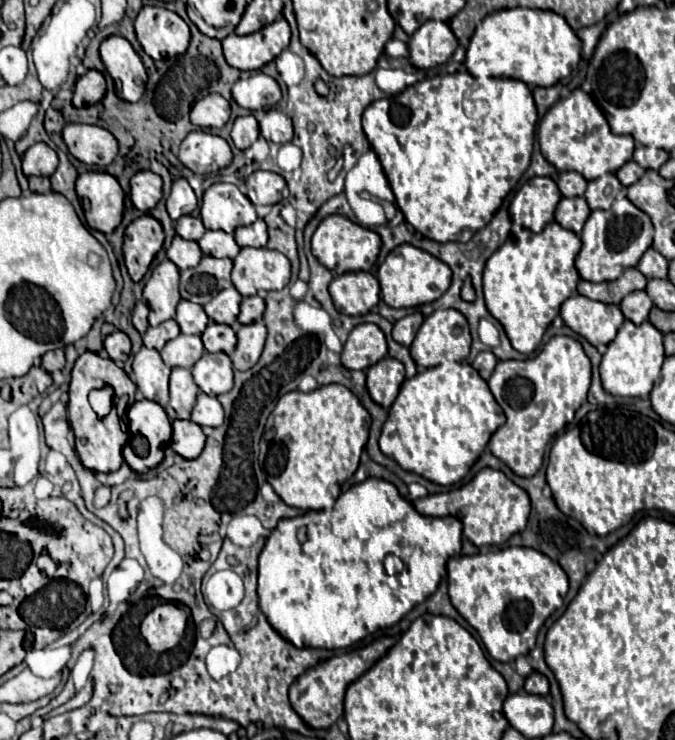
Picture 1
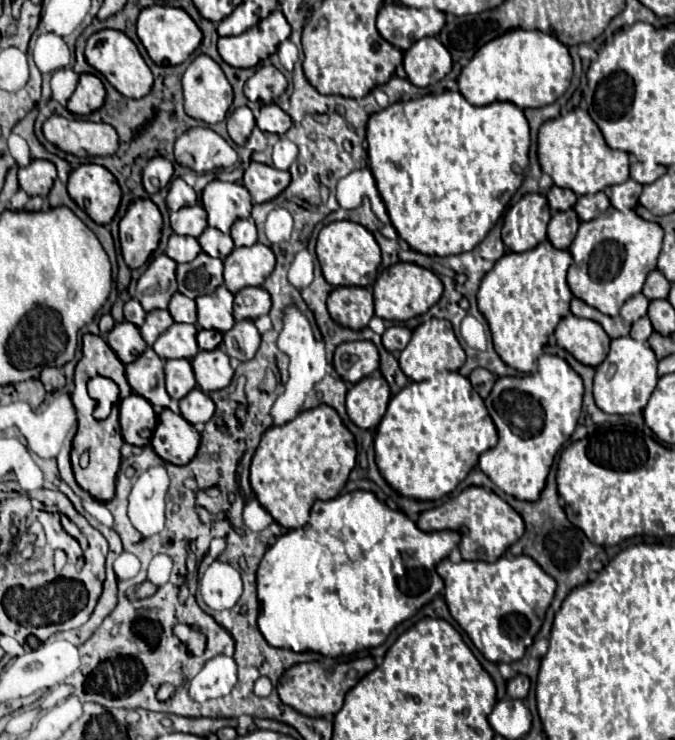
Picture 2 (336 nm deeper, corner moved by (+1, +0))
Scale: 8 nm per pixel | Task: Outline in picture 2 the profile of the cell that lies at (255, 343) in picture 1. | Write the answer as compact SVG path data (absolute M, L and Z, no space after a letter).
M241 320L241 322L235 322L235 326L229 332L223 334L223 344L225 344L227 356L247 362L257 354L261 336L253 320Z

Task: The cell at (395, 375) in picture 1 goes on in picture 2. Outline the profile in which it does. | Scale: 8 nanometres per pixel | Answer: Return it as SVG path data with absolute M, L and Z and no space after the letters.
M367 376L347 392L347 414L359 428L377 428L391 398L383 376Z

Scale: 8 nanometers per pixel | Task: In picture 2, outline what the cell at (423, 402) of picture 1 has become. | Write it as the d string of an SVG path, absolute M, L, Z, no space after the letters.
M441 372L433 380L409 382L399 390L377 428L375 458L383 478L403 496L437 500L453 492L477 464L479 454L497 444L497 428L469 378Z

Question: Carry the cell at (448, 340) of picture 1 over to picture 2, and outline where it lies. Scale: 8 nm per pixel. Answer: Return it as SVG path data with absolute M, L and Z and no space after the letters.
M431 318L427 322L423 322L411 336L411 342L407 344L407 348L399 354L399 366L401 370L415 382L425 380L427 372L455 372L463 366L465 362L465 352L453 332L453 326L449 320L439 320L439 318Z

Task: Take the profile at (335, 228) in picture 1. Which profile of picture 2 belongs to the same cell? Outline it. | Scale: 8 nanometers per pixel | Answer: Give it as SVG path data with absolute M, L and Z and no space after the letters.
M351 220L331 222L317 236L317 258L323 268L323 276L331 286L369 286L381 264L381 250L373 234Z

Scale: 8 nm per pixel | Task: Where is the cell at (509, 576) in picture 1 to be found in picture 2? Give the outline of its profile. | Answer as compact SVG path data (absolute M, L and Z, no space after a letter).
M501 556L495 562L451 562L449 558L441 560L437 564L437 572L445 582L445 602L449 606L451 616L457 620L457 624L469 634L469 638L473 640L473 644L477 646L477 650L489 660L489 662L515 662L521 660L527 652L527 648L533 644L533 638L537 636L537 632L543 626L545 620L545 612L553 602L555 596L555 580L543 572L543 568L539 568L539 564L535 564L535 560L531 560L531 556Z

